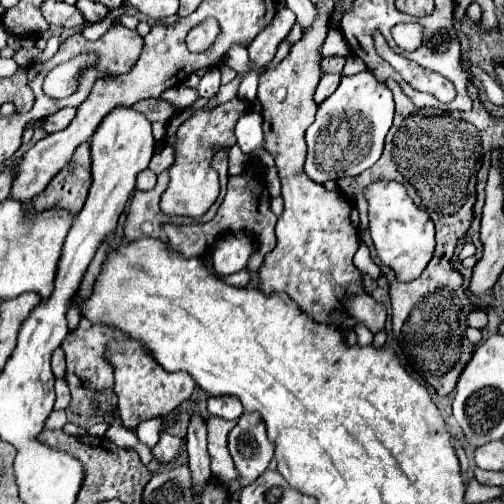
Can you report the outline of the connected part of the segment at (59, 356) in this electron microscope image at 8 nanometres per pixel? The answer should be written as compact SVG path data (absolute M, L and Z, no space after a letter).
M57 349L53 353L53 375L65 377L65 353L63 353L63 349Z

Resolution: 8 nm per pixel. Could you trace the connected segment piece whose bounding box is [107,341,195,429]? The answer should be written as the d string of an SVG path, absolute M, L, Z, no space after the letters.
M113 341L111 349L107 351L107 359L115 367L115 393L119 397L119 417L127 429L135 429L137 423L143 419L169 413L169 409L175 409L195 389L195 381L191 379L191 375L163 371L163 367L159 367L155 359L151 359L151 355L143 351L141 343Z

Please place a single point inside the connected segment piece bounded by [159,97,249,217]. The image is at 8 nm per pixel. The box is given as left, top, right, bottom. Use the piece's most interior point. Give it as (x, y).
(194, 185)

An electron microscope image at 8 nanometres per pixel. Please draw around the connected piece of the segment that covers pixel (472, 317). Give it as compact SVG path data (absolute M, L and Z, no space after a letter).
M471 311L471 313L467 315L467 325L475 327L475 329L485 327L485 323L487 323L487 313L485 313L485 311Z

